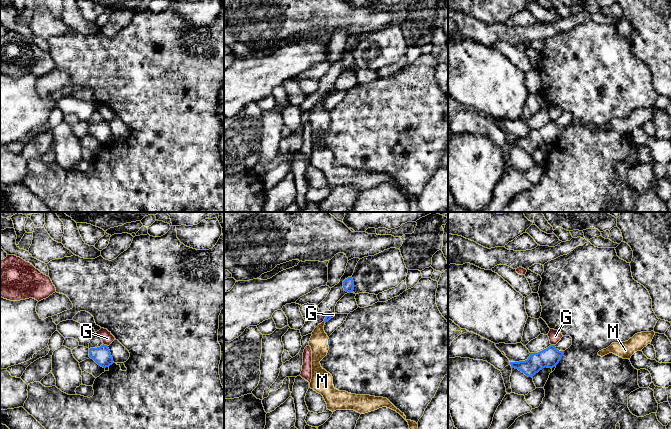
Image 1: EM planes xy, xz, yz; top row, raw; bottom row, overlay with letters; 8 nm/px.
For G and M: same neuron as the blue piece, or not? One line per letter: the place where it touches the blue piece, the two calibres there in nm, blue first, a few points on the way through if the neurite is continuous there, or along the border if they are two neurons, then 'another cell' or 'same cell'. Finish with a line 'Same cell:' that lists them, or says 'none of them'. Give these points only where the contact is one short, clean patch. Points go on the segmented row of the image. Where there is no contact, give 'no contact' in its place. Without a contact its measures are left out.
G: xy (105, 345) | 150/100 nm | along xy (103, 343), (107, 346) | another cell
M: xz (328, 342) | 20/150 nm | across xz (328, 339), (328, 342), (318, 342) | same cell
Same cell: M

